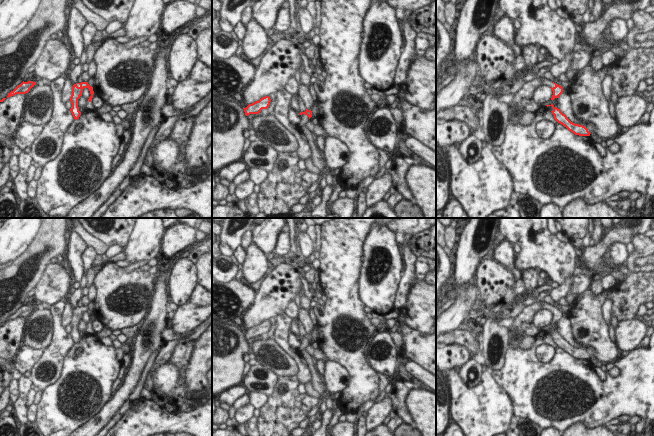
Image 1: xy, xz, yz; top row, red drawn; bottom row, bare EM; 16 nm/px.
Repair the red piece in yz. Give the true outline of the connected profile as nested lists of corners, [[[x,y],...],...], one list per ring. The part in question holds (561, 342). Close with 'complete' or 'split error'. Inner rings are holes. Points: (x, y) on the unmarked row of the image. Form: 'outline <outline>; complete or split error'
outline [[[553,328],[551,329],[546,329],[548,330],[552,330],[553,334],[551,335],[552,338],[554,339],[554,343],[562,348],[563,350],[565,350],[569,355],[571,355],[572,357],[574,357],[575,359],[579,359],[579,360],[590,360],[590,356],[588,355],[588,353],[583,350],[583,349],[579,349],[579,348],[575,348],[573,346],[571,346],[567,340],[565,338],[563,338],[561,336],[560,333],[558,333],[557,331],[555,331]]]; complete

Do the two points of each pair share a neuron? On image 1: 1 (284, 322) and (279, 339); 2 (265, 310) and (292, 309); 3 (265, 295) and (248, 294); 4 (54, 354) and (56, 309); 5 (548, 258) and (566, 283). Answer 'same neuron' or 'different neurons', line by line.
1: same neuron
2: different neurons
3: different neurons
4: same neuron
5: same neuron

